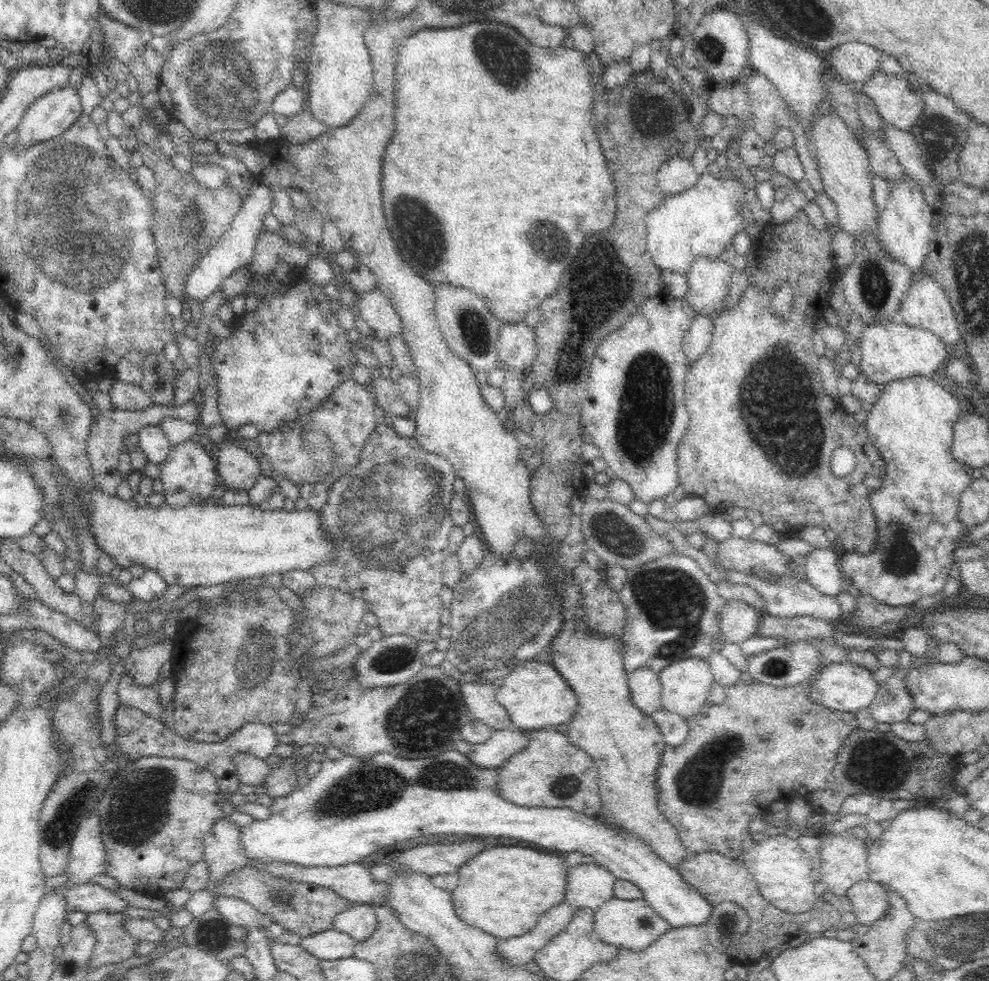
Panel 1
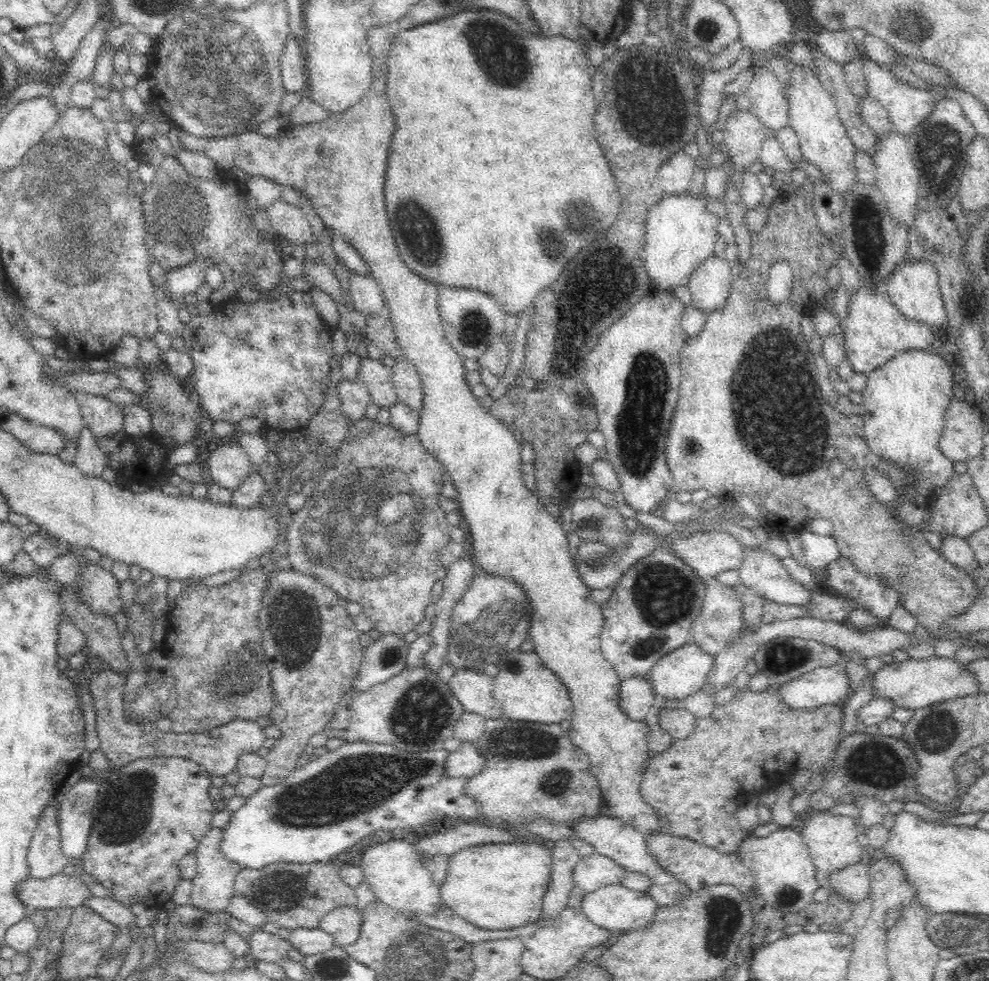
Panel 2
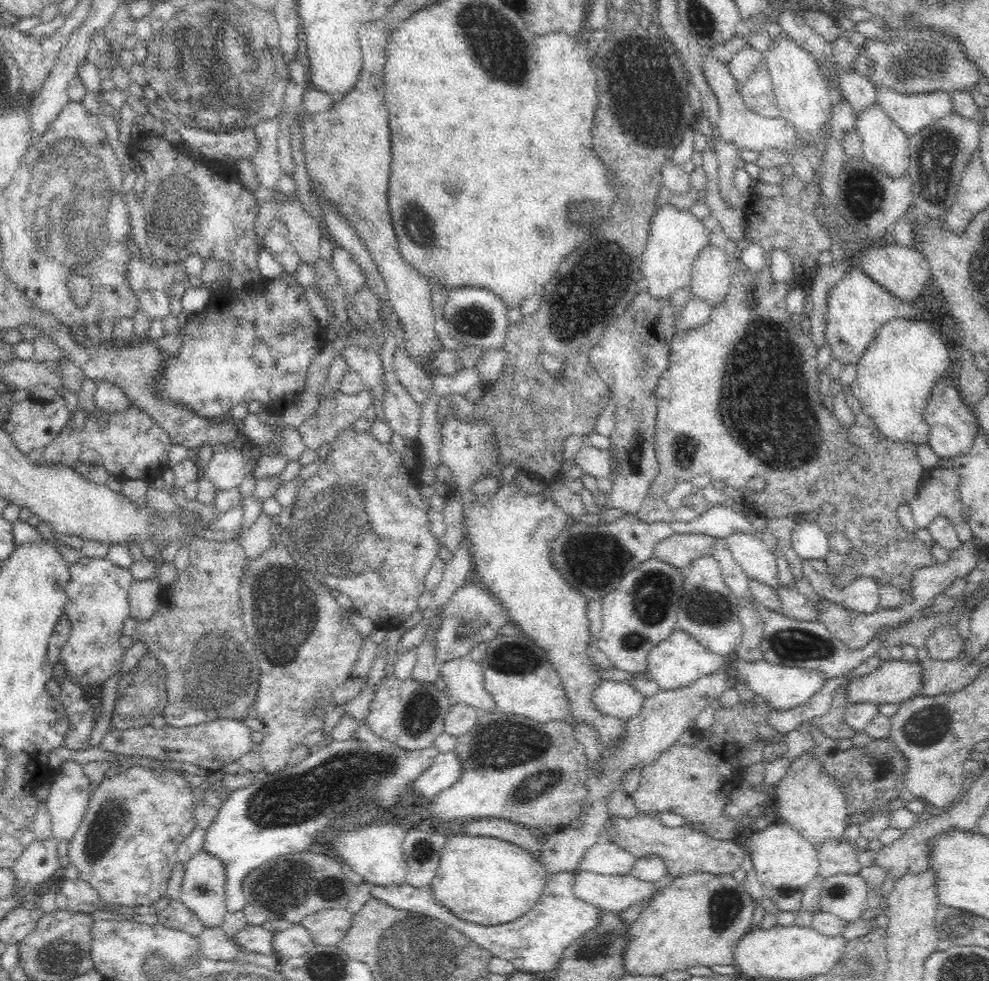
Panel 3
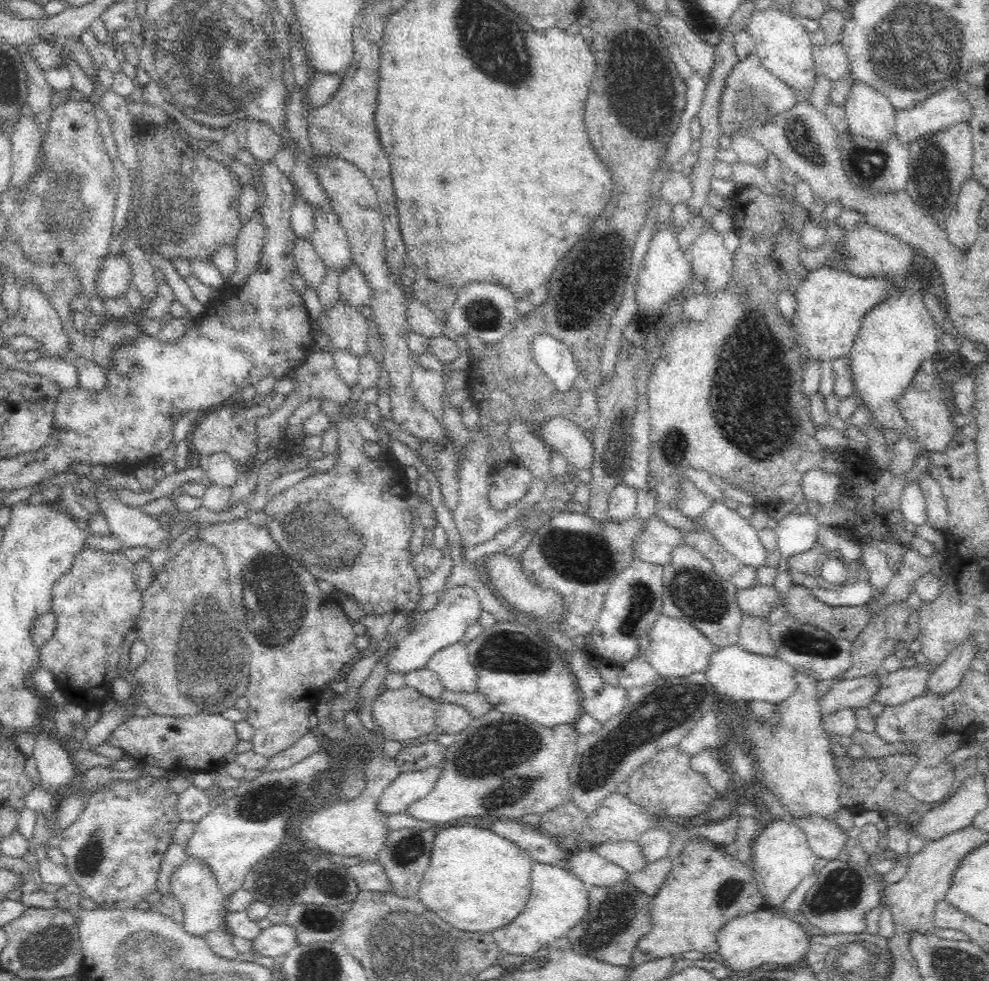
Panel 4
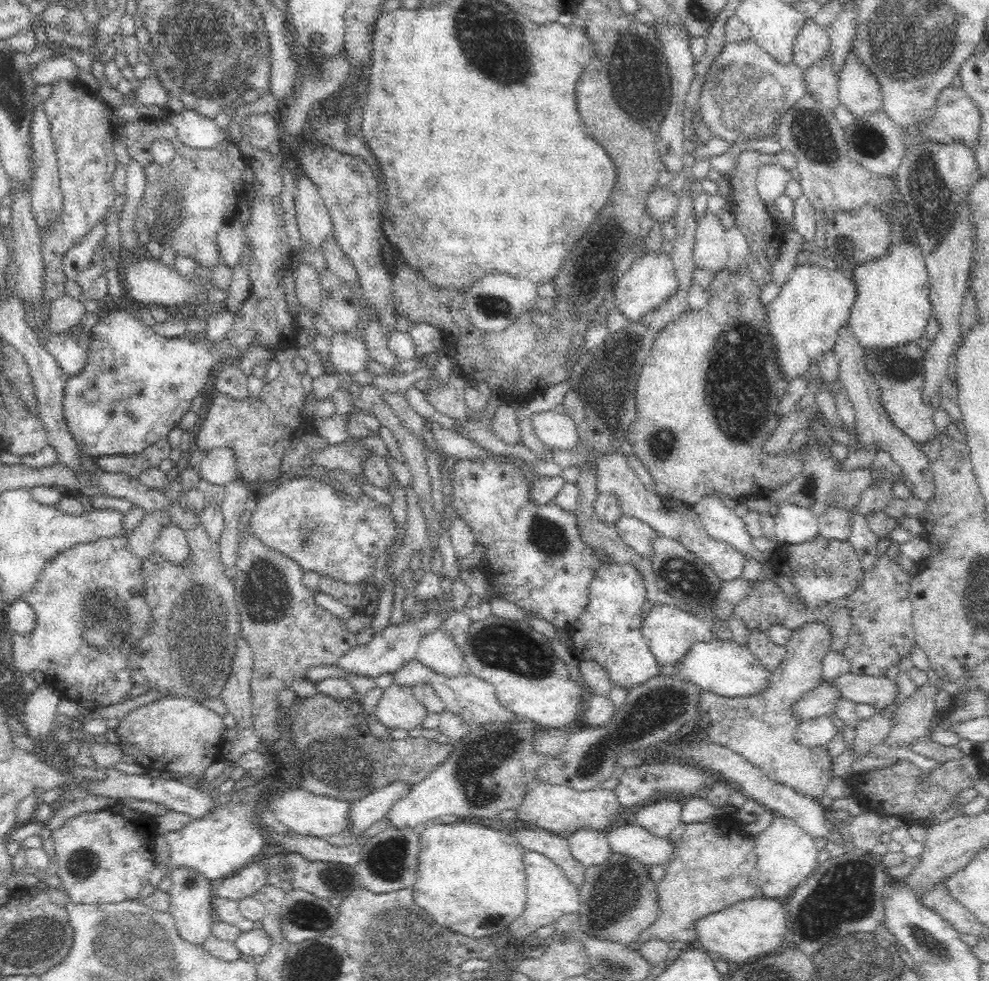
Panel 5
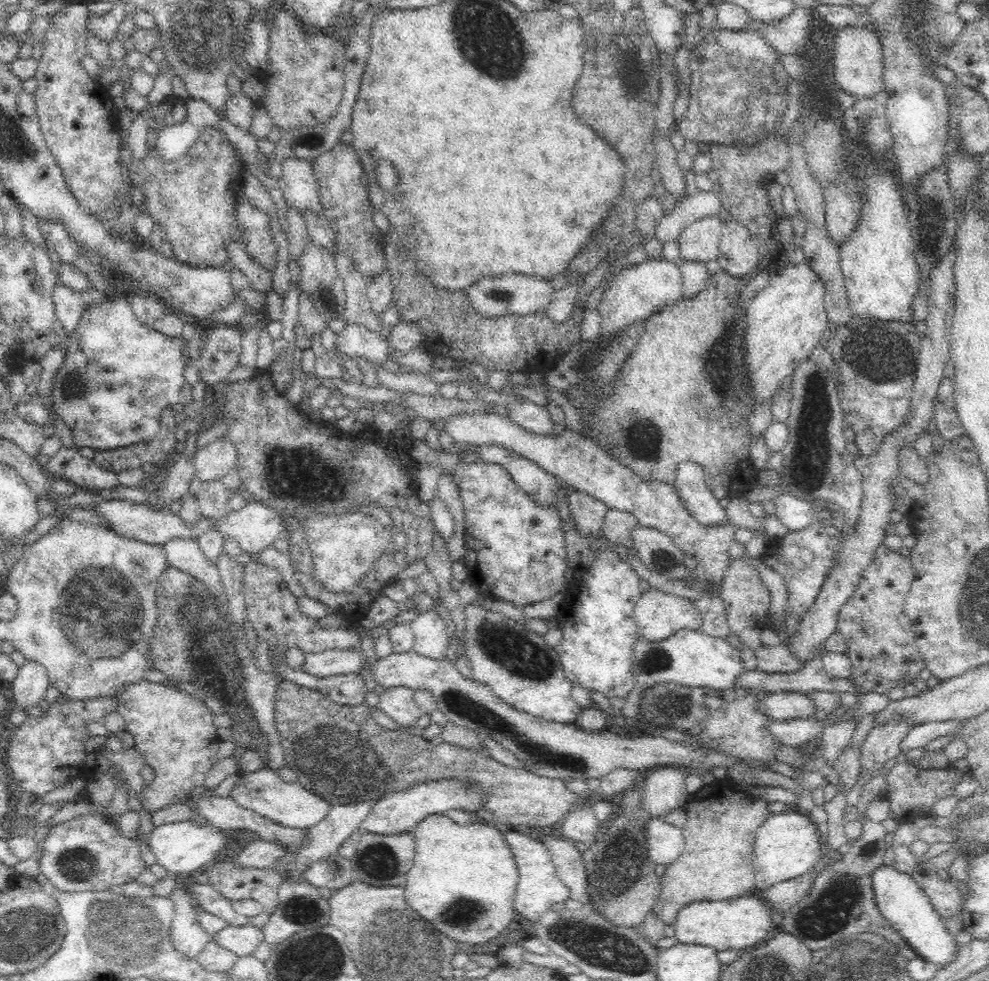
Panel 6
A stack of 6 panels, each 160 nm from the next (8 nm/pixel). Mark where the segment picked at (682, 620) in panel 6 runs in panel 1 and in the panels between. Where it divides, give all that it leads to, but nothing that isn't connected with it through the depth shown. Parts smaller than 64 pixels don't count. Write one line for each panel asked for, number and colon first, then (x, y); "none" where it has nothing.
1: (686, 684)
2: (682, 673)
3: (677, 662)
4: (677, 649)
5: (669, 632)

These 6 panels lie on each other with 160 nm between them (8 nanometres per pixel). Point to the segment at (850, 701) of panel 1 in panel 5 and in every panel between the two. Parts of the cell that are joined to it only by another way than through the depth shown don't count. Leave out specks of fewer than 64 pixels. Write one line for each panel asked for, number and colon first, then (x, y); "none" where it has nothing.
2: (826, 686)
3: (784, 688)
4: (737, 675)
5: (726, 668)

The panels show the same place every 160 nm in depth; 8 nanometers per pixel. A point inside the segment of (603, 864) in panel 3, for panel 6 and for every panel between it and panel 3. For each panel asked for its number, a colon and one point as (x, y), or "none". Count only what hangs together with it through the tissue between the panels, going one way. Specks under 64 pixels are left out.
4: (627, 855)
5: (631, 841)
6: (665, 843)

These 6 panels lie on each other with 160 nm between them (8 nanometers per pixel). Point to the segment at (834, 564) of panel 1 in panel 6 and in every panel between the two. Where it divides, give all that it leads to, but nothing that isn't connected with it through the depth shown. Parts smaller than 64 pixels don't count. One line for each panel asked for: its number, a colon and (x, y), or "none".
2: (819, 552)
3: (810, 541)
4: (796, 534)
5: (793, 525)
6: (795, 514)

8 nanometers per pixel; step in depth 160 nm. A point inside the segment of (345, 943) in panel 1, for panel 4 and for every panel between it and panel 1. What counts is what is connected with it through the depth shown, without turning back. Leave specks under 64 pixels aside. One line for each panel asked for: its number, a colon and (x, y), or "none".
2: (310, 942)
3: (296, 941)
4: (277, 941)

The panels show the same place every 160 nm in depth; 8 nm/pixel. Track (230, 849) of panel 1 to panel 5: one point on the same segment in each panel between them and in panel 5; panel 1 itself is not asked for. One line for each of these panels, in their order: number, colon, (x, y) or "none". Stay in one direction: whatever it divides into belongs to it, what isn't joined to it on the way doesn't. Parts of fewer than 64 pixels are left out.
2: (212, 891)
3: (204, 889)
4: (194, 885)
5: (191, 894)

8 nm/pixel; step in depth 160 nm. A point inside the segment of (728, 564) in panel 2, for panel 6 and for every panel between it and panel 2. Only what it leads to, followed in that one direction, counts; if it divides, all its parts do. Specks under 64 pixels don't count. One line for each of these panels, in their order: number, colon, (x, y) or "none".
3: (680, 550)
4: (656, 544)
5: (639, 536)
6: (618, 526)

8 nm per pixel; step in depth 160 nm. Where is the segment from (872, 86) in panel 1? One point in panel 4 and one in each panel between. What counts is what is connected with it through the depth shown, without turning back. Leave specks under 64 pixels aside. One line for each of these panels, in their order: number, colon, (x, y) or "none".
2: (906, 106)
3: (910, 112)
4: (947, 107)

